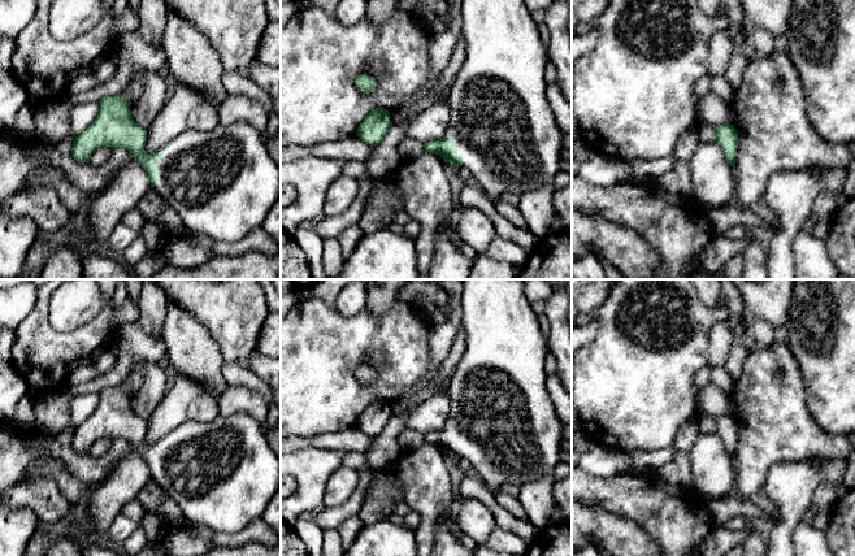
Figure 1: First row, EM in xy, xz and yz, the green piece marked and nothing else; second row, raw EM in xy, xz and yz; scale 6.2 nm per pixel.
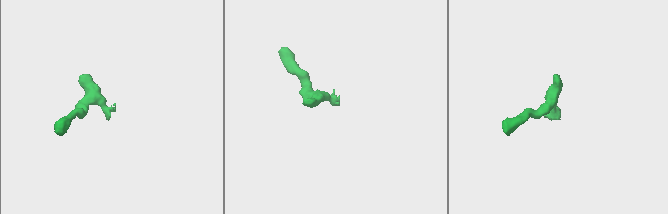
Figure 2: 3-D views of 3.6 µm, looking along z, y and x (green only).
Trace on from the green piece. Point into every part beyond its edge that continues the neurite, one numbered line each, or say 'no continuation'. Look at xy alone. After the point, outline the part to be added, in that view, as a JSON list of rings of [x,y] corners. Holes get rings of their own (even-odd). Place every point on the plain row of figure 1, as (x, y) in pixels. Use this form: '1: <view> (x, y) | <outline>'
1: xy (222, 474) | [[[246,413],[218,416],[211,422],[186,421],[157,443],[164,447],[159,456],[159,472],[152,479],[181,508],[185,520],[204,525],[213,531],[238,533],[261,518],[270,499],[281,487],[281,457],[269,446],[261,423]]]

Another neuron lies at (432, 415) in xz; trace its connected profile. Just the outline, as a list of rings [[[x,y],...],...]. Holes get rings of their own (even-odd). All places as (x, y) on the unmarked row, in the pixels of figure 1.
[[[435,395],[420,403],[408,416],[407,429],[421,434],[443,430],[450,417],[451,403],[448,396]]]

